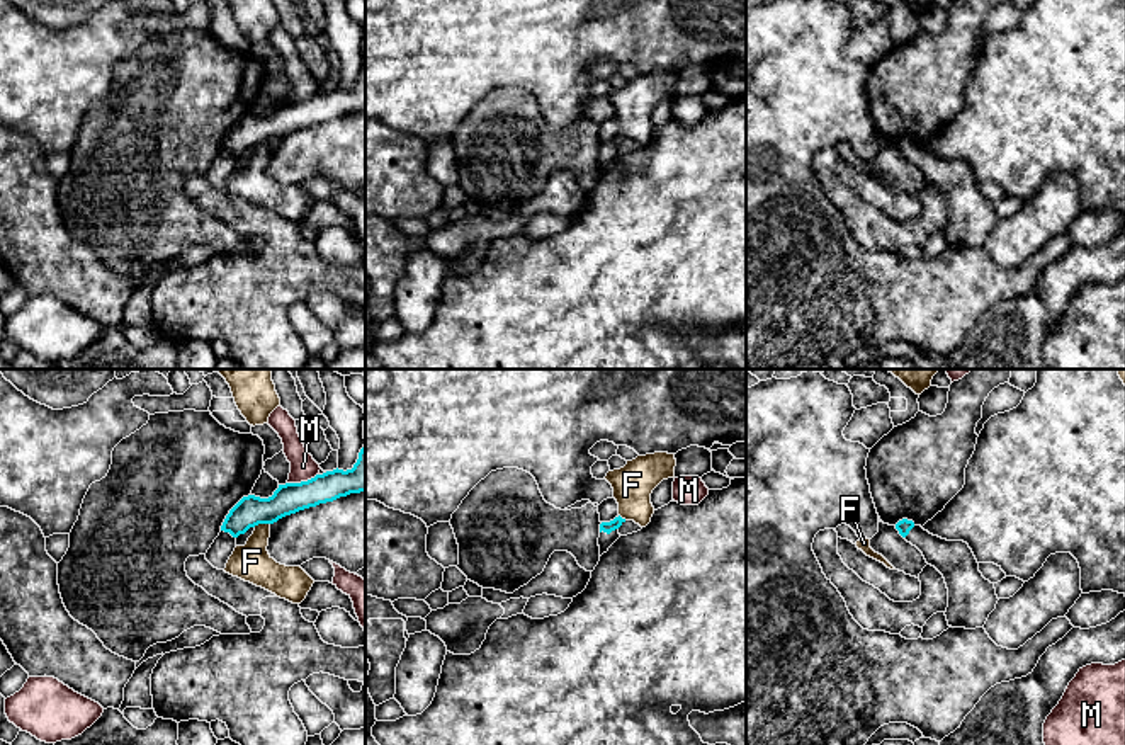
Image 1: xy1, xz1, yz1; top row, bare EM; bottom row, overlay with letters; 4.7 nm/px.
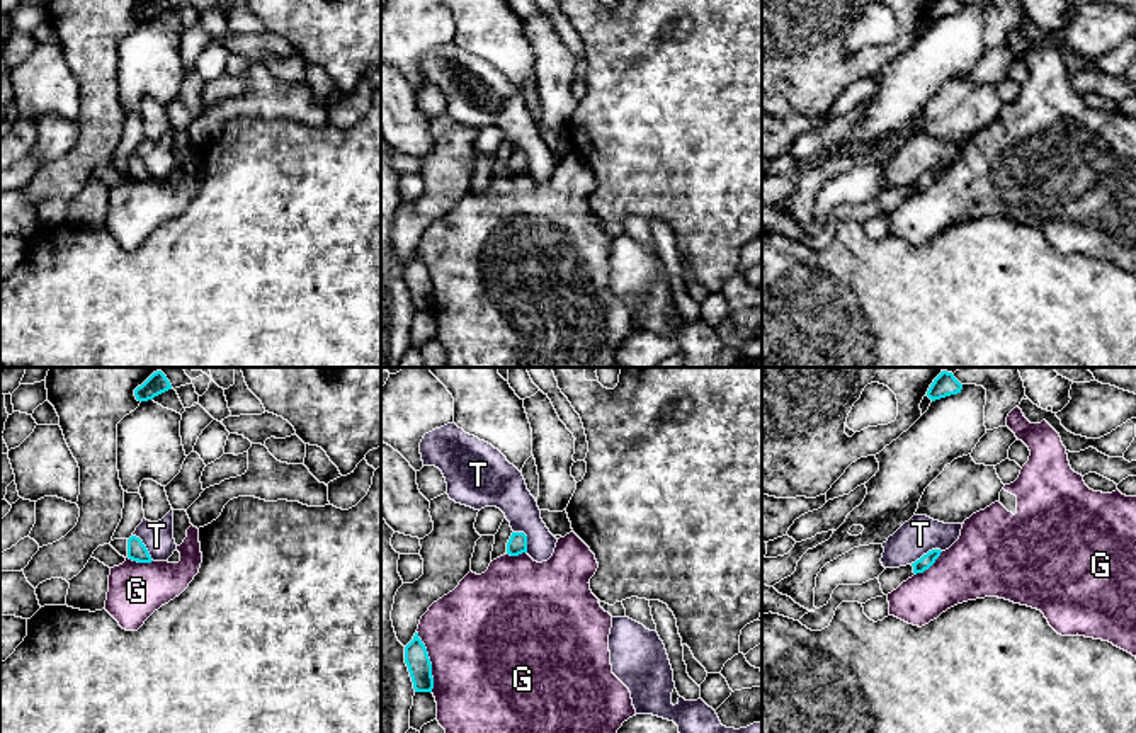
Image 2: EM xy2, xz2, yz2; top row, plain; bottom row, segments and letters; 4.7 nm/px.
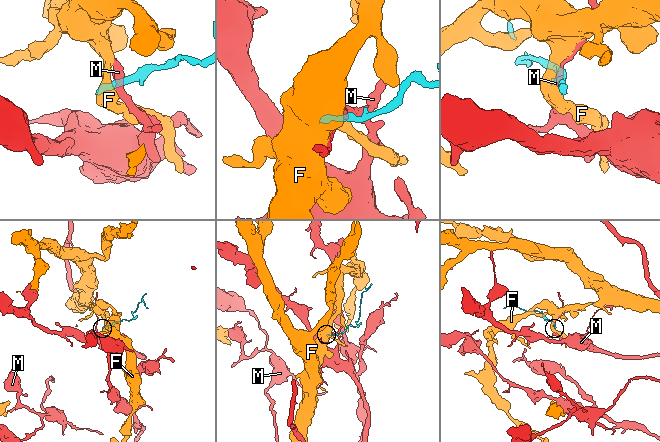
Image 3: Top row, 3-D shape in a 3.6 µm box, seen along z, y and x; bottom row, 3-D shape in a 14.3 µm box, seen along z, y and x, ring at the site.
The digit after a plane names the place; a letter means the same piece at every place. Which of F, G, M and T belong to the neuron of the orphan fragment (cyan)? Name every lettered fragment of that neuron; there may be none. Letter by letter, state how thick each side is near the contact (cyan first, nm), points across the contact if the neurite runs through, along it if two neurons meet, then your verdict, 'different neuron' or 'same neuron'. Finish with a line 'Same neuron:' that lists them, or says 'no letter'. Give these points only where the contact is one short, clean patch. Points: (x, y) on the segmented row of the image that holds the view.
F: calibres 150 and 180 nm; border xy1 (269, 523), (254, 526); different neuron
G: calibres 120 and 480 nm; different neuron
M: calibres 150 and 120 nm; border xy1 (316, 473), (306, 480), (288, 483); different neuron
T: calibres 70 and 180 nm; border yz2 (941, 550), (931, 550), (910, 563); different neuron
Same neuron: no letter

